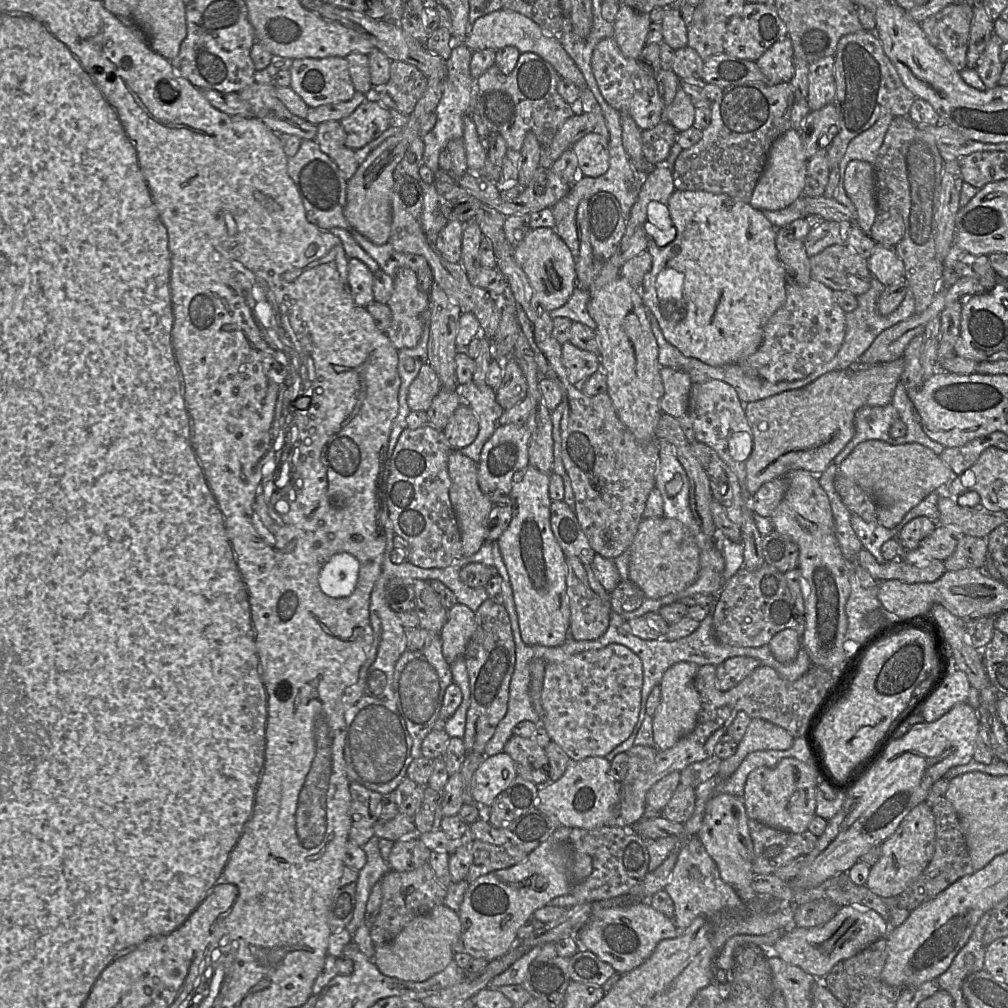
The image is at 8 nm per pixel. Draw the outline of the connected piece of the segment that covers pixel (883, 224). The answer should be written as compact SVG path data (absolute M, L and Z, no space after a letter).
M896 209L878 211L876 219L868 233L876 244L894 247L904 236L903 217Z

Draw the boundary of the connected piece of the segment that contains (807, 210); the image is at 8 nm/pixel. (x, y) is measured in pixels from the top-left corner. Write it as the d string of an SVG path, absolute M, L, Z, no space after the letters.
M801 195L791 204L791 207L804 215L818 215L825 221L856 223L856 214L854 215L846 206L824 195L815 198Z

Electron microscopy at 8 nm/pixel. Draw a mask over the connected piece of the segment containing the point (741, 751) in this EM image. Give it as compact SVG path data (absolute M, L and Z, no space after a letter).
M751 719L746 732L737 744L735 754L726 760L722 760L718 771L718 777L726 779L730 777L745 759L755 751L763 750L787 750L795 738L784 728L763 719Z

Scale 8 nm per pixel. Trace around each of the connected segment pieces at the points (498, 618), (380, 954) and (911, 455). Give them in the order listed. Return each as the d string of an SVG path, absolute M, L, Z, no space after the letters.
M488 598L476 611L475 621L475 631L464 653L470 686L470 705L463 737L466 754L483 754L497 725L504 718L508 708L510 681L515 668L515 642L505 606Z
M444 904L434 907L429 913L411 920L390 942L375 946L374 963L385 976L403 981L423 982L443 971L453 960L454 946L461 934L461 922L458 912Z
M880 440L859 443L839 464L839 473L854 481L873 497L877 505L877 521L886 528L897 526L909 510L931 492L945 488L954 477L952 470L931 449L919 443L890 445Z

